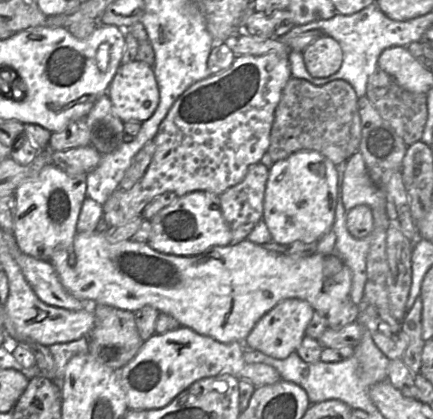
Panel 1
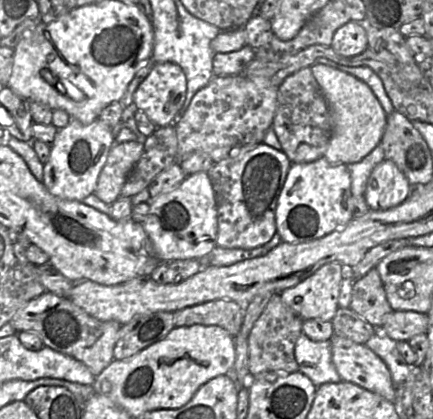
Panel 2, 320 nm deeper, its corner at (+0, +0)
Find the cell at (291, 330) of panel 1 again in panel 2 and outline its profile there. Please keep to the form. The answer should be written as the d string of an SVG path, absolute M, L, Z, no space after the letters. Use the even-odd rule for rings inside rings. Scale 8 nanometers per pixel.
M329 262L311 276L279 294L285 305L303 321L331 321L335 316L340 287L347 269L339 262Z

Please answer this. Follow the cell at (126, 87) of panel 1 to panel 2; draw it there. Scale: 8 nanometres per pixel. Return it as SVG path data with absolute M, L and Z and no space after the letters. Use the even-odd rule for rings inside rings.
M172 62L155 63L137 87L133 104L157 127L165 127L176 119L186 92L186 75L179 65Z

